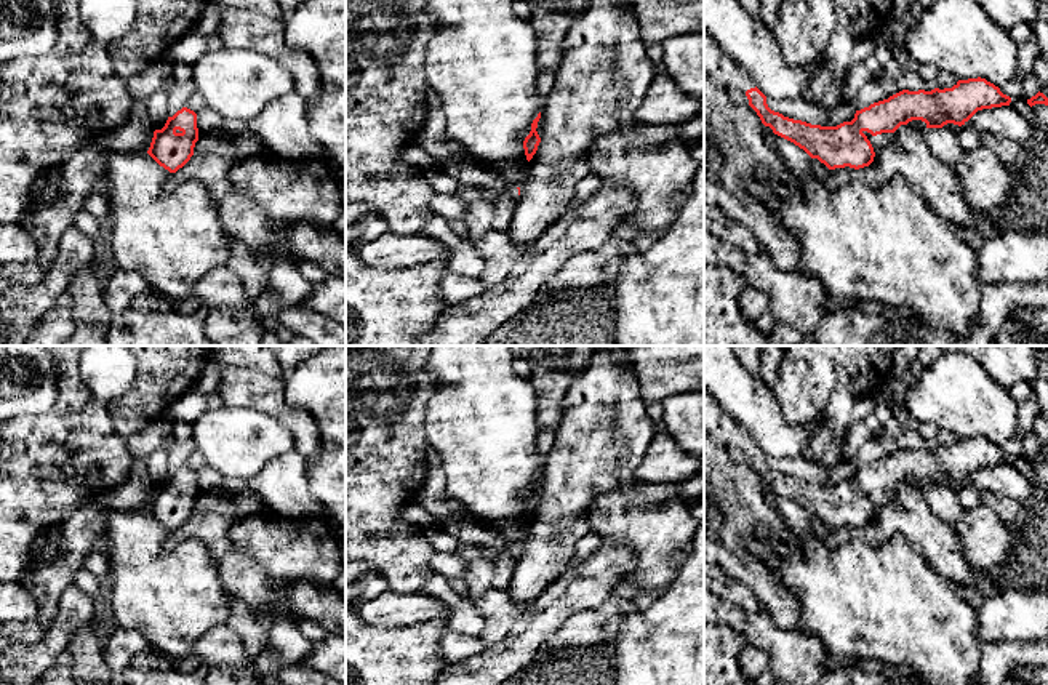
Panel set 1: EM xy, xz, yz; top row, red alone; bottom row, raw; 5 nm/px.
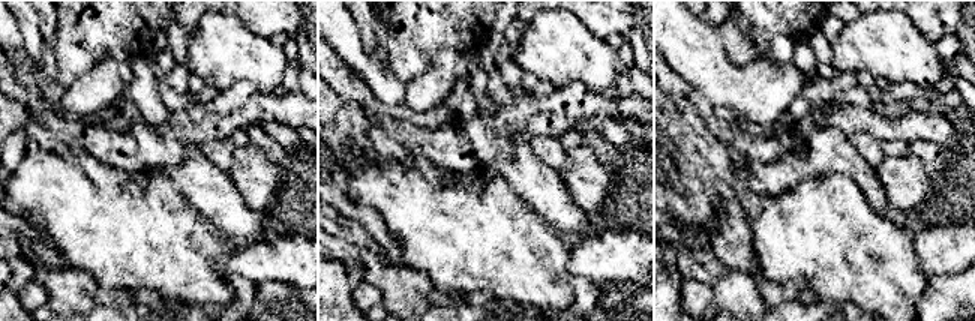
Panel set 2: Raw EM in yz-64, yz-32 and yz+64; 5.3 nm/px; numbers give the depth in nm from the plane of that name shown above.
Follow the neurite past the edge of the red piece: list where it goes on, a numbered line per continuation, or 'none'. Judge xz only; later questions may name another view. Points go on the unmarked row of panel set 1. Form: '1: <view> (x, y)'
none

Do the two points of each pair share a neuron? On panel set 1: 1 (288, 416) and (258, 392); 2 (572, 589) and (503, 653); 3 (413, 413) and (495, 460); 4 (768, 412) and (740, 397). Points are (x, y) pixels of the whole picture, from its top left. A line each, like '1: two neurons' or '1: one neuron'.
1: one neuron
2: one neuron
3: two neurons
4: one neuron

